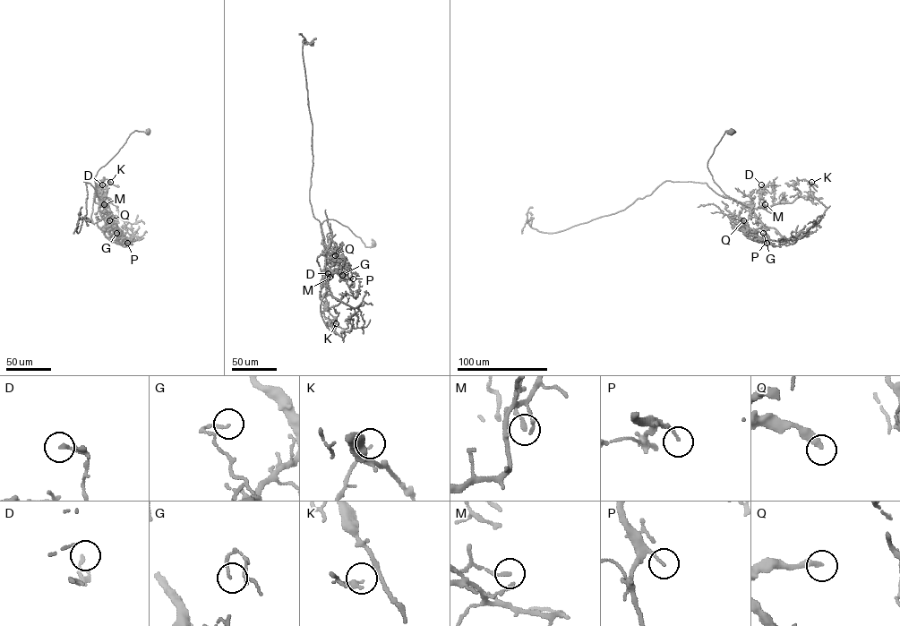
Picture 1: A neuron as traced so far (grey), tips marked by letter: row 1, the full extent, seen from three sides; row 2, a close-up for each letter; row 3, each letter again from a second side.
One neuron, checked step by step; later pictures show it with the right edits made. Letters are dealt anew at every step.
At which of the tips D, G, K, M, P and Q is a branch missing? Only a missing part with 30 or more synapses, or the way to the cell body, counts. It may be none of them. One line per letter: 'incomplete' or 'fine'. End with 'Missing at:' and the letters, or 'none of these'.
D: fine
G: fine
K: fine
M: fine
P: fine
Q: incomplete
Missing at: Q

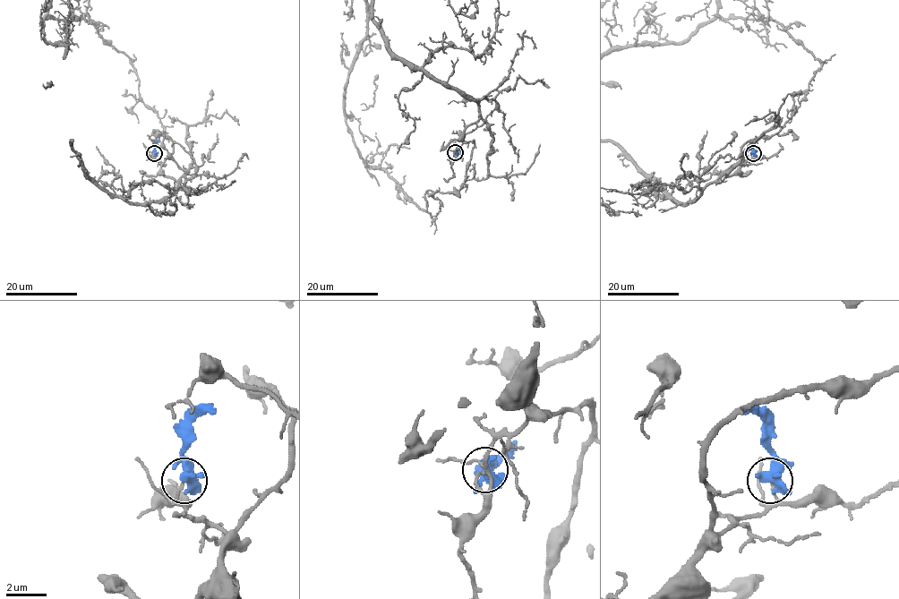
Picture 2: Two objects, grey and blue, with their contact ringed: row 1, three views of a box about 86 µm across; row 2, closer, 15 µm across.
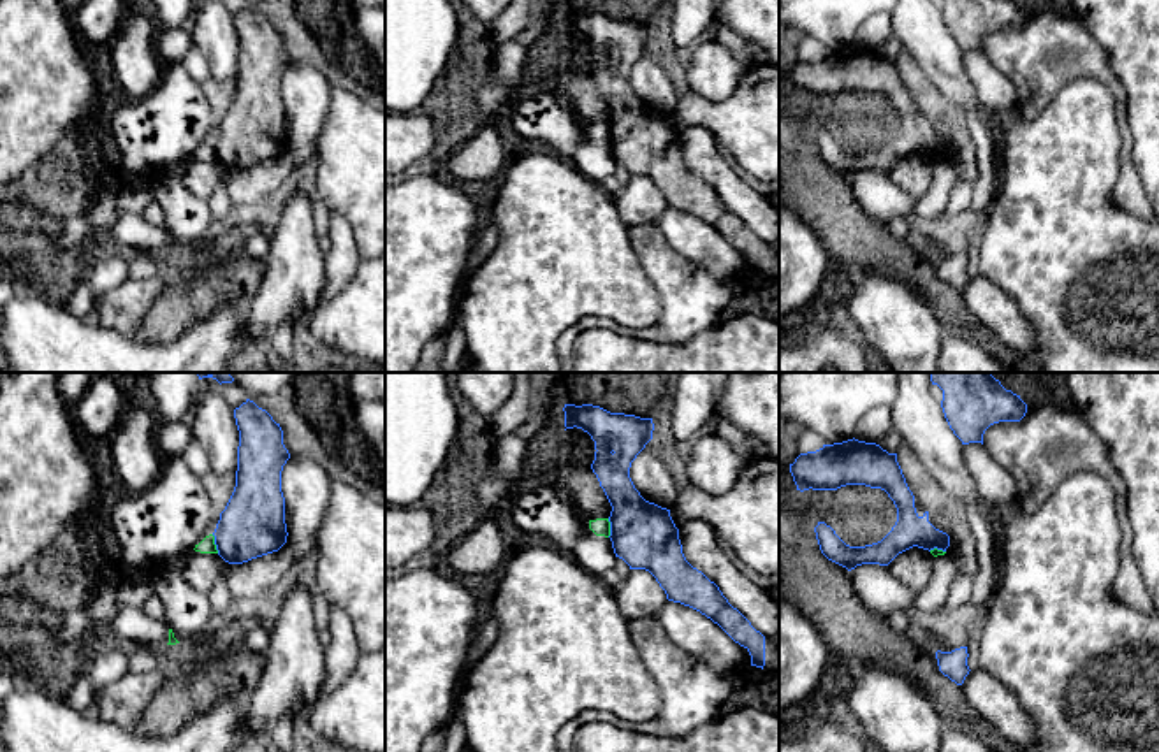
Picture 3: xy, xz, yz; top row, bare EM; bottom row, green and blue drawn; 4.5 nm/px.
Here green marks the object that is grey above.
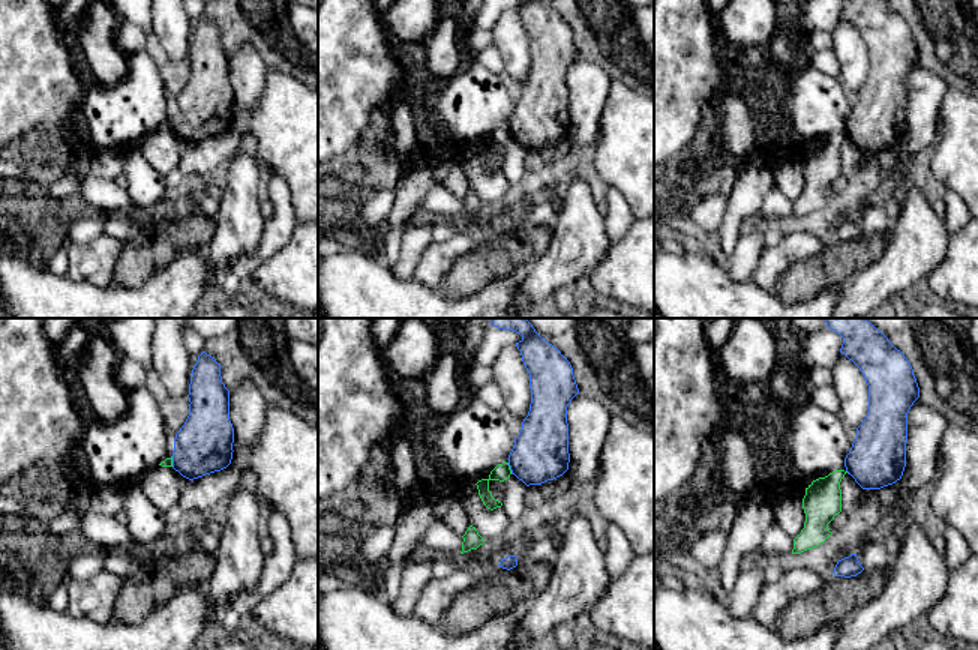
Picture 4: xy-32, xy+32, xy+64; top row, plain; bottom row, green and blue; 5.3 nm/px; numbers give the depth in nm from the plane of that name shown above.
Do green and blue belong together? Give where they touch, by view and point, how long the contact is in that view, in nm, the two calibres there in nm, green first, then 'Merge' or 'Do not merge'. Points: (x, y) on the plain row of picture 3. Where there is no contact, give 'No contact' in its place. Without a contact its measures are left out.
Touches green at xy (213, 150). Shared border 90 nm. Thickness 70 nm (green) against 300 nm. Do not merge

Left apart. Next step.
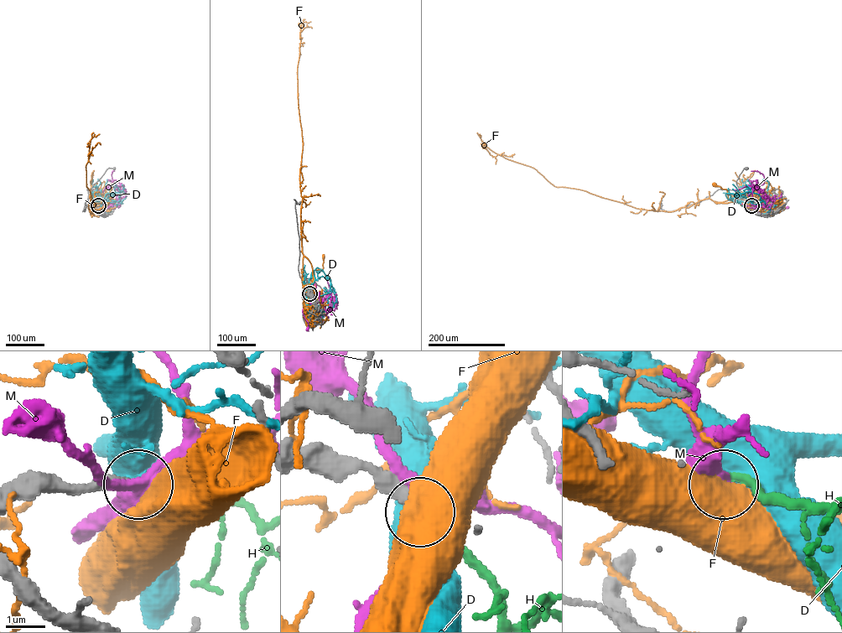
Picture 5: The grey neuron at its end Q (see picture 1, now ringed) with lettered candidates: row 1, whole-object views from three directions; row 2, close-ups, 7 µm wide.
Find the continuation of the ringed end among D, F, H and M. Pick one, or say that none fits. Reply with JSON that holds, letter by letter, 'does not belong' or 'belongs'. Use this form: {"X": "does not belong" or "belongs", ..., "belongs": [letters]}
{"D": "does not belong", "F": "does not belong", "H": "belongs", "M": "does not belong", "belongs": ["H"]}

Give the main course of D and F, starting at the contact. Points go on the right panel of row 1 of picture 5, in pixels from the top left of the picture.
D: (751, 205), (730, 200), (725, 194), (751, 191), (759, 194), (766, 206)
F: (751, 205), (728, 199), (726, 189), (714, 184)

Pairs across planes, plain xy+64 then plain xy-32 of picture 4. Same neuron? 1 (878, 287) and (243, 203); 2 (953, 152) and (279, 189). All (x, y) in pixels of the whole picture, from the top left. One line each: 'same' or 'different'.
1: same
2: different

